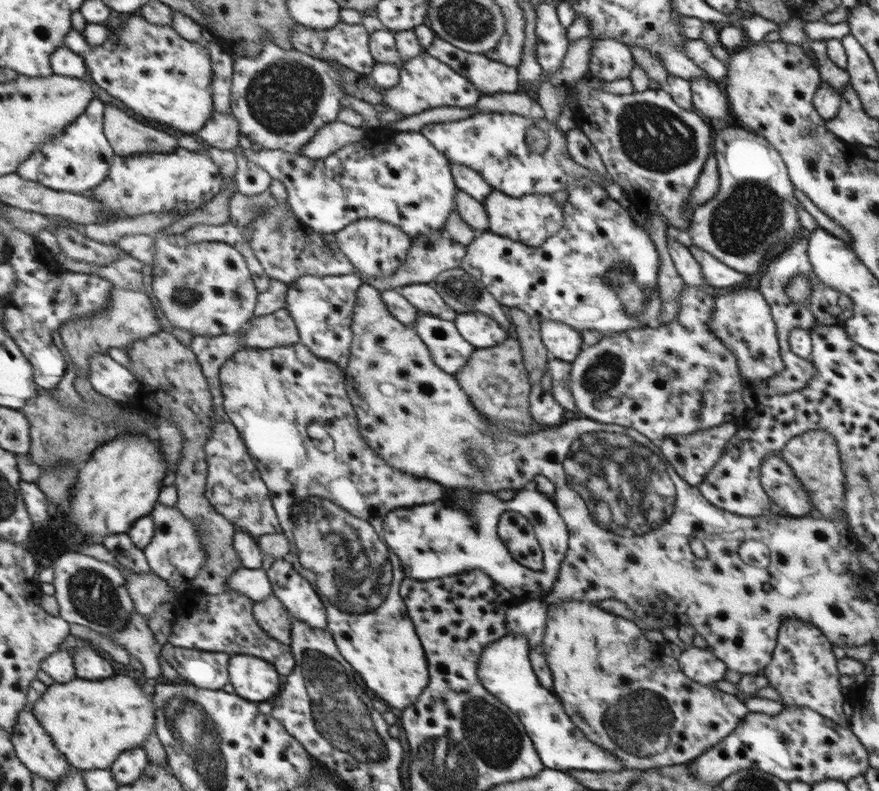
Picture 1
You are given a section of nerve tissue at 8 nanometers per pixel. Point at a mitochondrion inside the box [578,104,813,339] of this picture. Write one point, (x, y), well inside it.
(752, 214)

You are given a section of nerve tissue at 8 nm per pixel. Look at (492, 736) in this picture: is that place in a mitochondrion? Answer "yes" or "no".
yes

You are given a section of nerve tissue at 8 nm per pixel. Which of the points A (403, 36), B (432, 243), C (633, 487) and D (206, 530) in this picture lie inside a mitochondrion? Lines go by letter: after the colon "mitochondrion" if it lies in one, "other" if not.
A: other
B: mitochondrion
C: mitochondrion
D: mitochondrion

